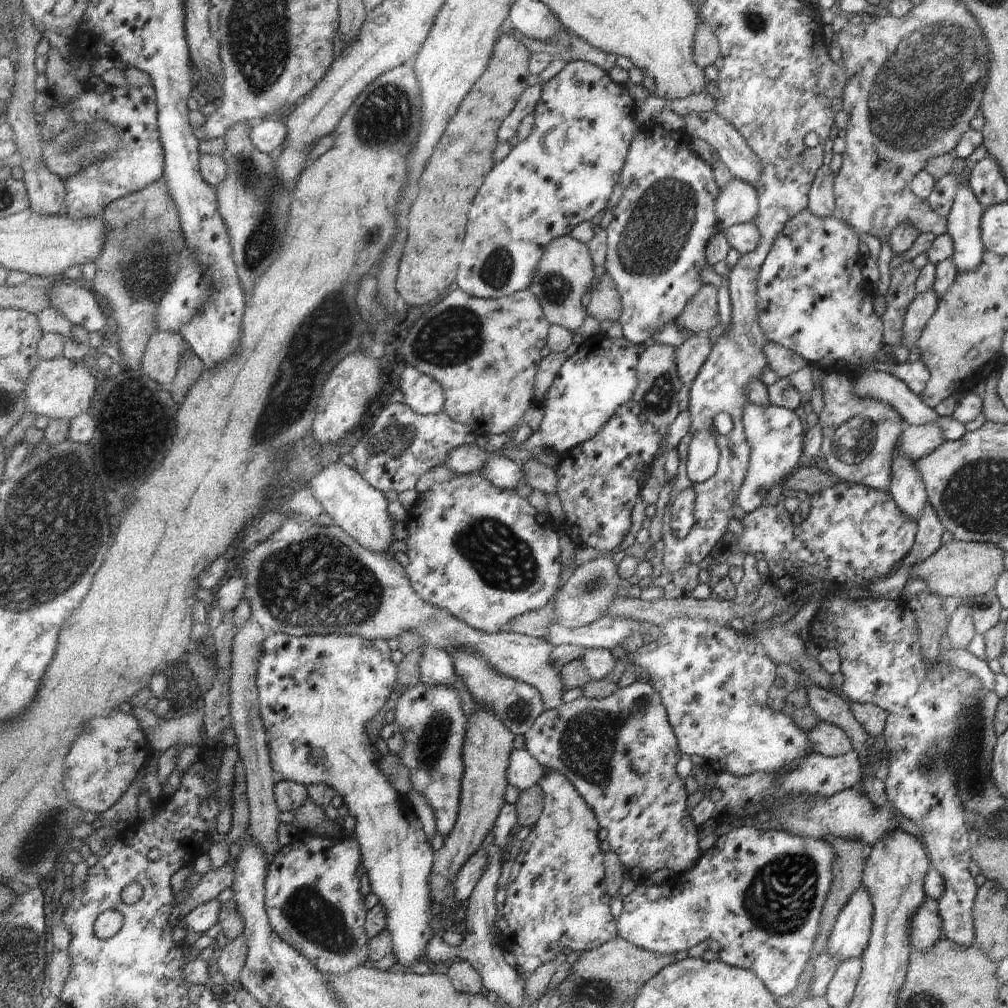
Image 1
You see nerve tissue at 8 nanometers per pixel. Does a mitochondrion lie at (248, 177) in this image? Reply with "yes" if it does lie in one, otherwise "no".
yes

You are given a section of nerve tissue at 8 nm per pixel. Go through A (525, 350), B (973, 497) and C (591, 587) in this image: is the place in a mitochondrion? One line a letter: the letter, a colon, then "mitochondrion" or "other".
A: other
B: mitochondrion
C: mitochondrion

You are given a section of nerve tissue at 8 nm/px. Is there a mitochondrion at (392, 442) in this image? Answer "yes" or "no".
yes

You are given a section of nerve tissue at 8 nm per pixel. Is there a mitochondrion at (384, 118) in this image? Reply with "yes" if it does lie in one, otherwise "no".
yes

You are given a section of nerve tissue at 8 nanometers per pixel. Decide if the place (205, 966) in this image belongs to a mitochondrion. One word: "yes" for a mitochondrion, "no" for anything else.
no

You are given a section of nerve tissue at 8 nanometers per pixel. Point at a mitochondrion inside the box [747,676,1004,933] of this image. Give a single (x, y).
(967, 761)

